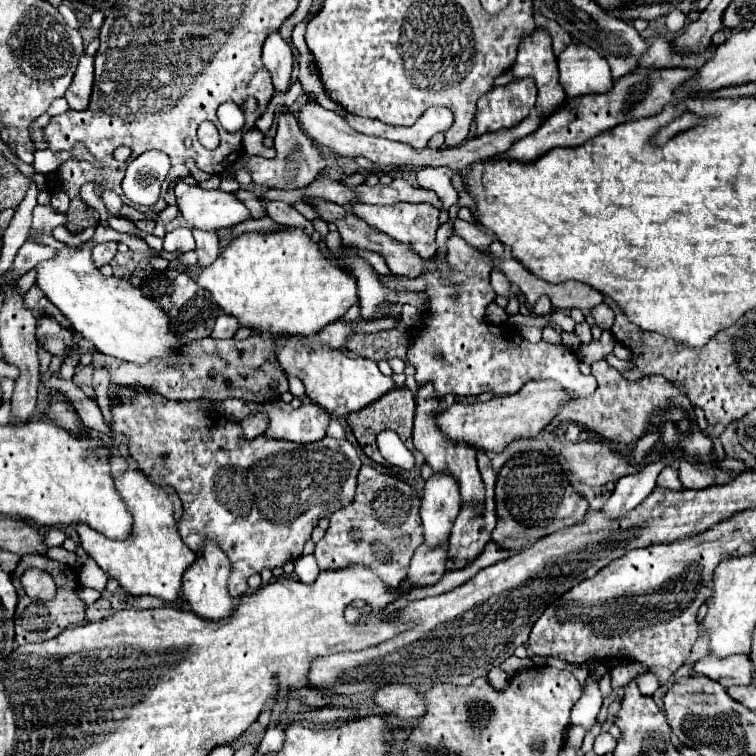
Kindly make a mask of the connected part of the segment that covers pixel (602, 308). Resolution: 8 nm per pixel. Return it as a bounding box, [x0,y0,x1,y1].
[591,304,613,330]

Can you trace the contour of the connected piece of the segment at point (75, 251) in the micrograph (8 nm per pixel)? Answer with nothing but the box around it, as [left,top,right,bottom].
[35,240,179,364]

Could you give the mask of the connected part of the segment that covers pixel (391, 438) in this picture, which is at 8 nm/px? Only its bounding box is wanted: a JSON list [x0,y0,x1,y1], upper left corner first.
[376,430,415,470]

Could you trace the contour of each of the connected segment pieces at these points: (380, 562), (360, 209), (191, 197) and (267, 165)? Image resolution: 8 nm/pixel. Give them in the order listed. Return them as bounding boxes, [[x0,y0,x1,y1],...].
[[315,466,421,590],[351,202,439,260],[175,182,251,230],[245,110,325,190]]

